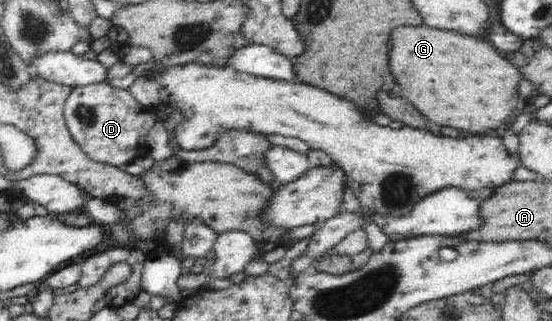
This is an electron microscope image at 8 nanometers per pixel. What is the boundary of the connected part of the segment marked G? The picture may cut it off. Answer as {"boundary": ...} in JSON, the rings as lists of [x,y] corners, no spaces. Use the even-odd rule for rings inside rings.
{"boundary":[[[402,26],[392,32],[392,50],[390,50],[390,70],[395,82],[401,86],[400,95],[418,112],[441,126],[451,126],[474,135],[486,135],[501,132],[514,117],[522,104],[518,97],[520,69],[511,64],[485,38],[464,36],[457,32],[438,32],[428,26]]]}

